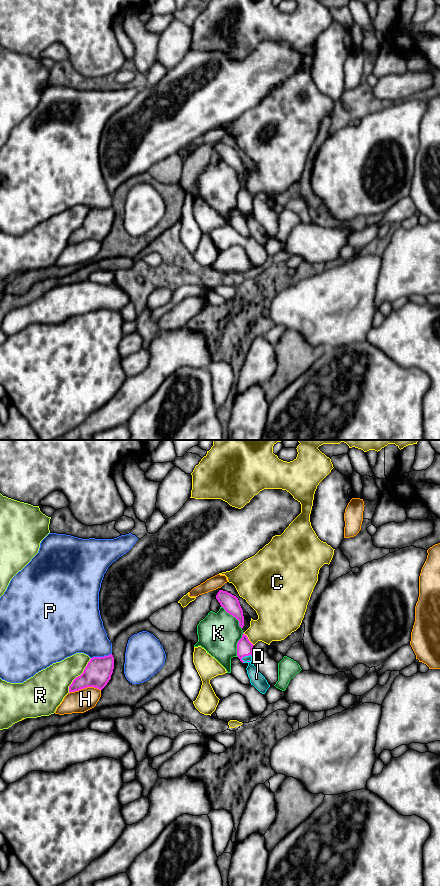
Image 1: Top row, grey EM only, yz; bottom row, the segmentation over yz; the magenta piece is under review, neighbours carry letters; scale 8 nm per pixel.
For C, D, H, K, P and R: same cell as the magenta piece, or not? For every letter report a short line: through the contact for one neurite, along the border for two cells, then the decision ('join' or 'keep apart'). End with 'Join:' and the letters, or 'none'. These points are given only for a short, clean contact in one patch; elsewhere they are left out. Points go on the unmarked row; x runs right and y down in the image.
C: keep apart
D: line yz (244, 199), (244, 208), (256, 230); join
H: keep apart
K: keep apart
P: keep apart
R: keep apart
Join: D

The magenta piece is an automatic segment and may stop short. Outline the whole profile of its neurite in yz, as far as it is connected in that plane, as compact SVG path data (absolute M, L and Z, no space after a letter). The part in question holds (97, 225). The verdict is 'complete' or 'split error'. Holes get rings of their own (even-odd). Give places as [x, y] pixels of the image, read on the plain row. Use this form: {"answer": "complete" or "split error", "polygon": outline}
{"answer": "complete", "polygon": "M112 206L104 209L91 210L83 225L76 229L69 238L69 245L87 239L102 242L111 231L113 221L114 209Z"}

